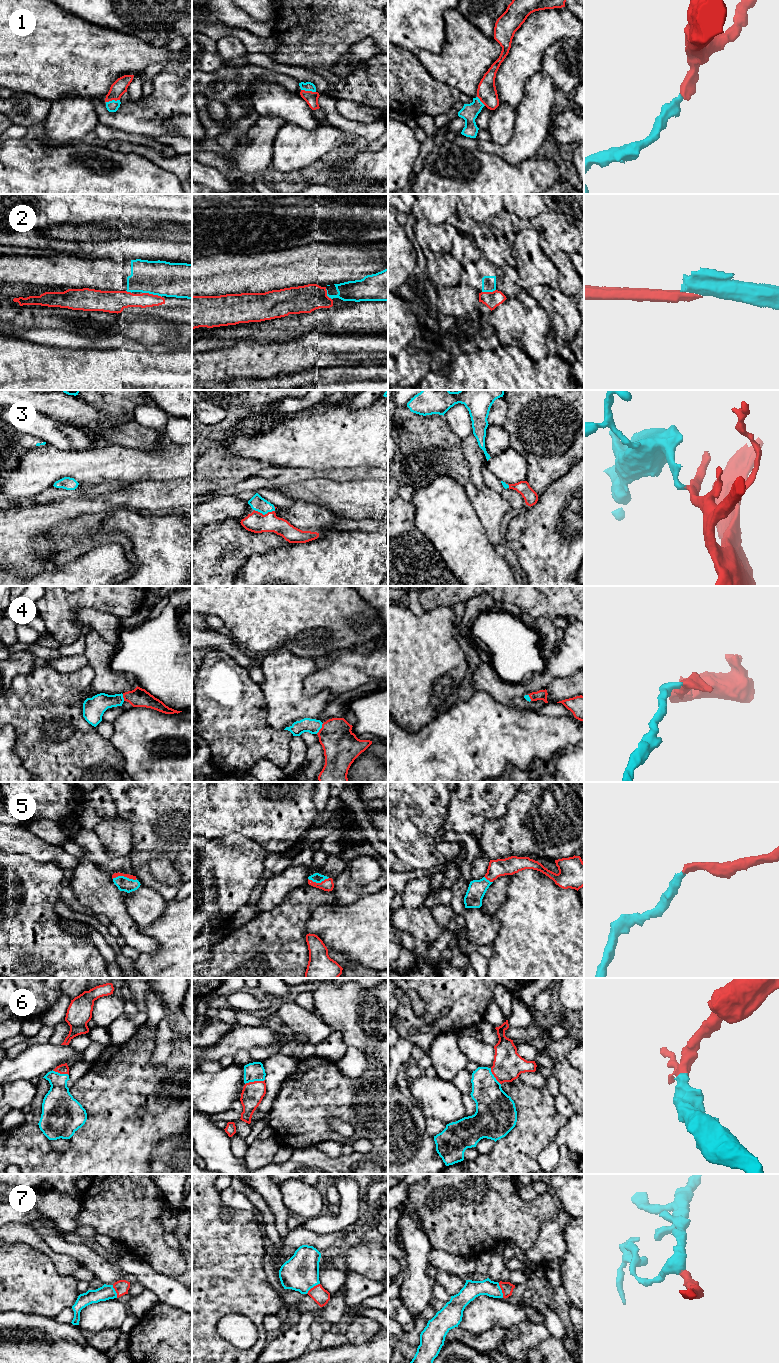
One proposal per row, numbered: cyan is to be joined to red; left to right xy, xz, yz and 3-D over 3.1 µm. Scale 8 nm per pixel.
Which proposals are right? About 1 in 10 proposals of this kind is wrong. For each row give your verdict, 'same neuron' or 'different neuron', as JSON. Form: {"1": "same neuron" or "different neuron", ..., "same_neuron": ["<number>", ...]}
{"1": "same neuron", "2": "different neuron", "3": "same neuron", "4": "same neuron", "5": "same neuron", "6": "same neuron", "7": "same neuron", "same_neuron": ["1", "3", "4", "5", "6", "7"]}

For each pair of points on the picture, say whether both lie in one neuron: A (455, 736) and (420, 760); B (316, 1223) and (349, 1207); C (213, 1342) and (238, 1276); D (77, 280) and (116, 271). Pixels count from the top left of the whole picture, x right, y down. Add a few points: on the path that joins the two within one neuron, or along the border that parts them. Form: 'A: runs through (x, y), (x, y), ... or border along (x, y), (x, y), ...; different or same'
A: runs through (446, 745), (439, 752), (433, 752), (429, 755); same
B: runs through (324, 1223), (334, 1223), (342, 1215); same
C: runs through (210, 1326), (210, 1304), (222, 1292); same
D: runs through (87, 274), (106, 274); same

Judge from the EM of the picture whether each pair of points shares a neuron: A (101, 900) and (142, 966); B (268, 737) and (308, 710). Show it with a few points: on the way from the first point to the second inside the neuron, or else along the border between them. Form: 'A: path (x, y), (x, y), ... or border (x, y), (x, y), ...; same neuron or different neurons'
A: border (140, 929), (157, 943), (157, 951), (154, 954); different neurons
B: border (267, 710), (267, 722), (272, 727), (283, 730); different neurons

